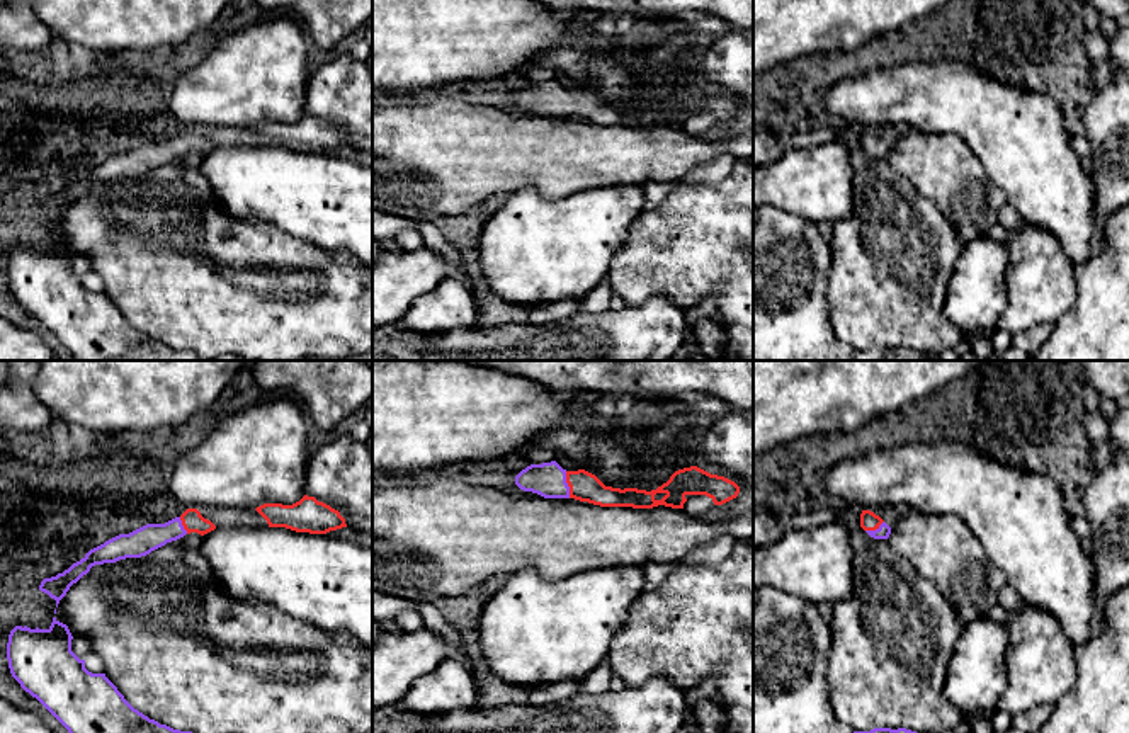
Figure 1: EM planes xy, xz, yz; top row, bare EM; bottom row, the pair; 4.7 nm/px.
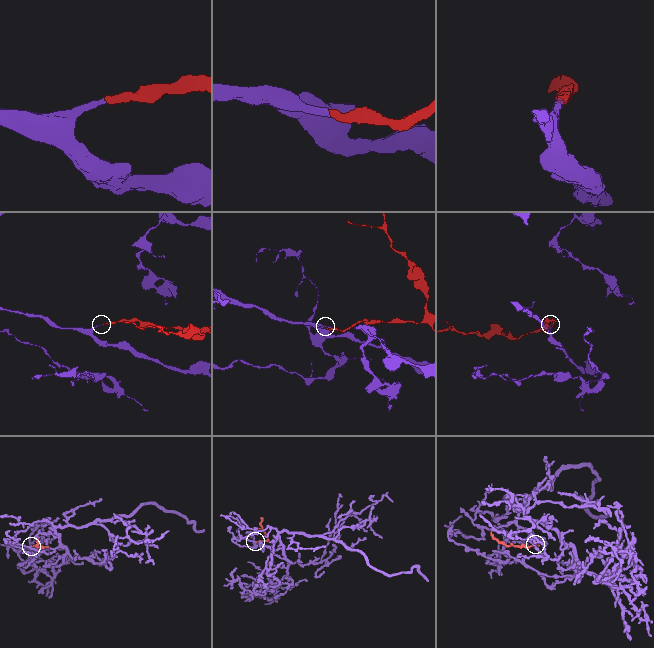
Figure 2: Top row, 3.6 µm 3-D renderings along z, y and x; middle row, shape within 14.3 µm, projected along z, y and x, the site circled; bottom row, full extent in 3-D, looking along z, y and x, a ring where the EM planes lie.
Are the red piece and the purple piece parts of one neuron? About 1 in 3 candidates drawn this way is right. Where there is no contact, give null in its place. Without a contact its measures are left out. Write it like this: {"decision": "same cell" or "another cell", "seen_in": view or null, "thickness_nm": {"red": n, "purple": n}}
{"decision": "same cell", "seen_in": "xz", "thickness_nm": {"red": 140, "purple": 160}}

